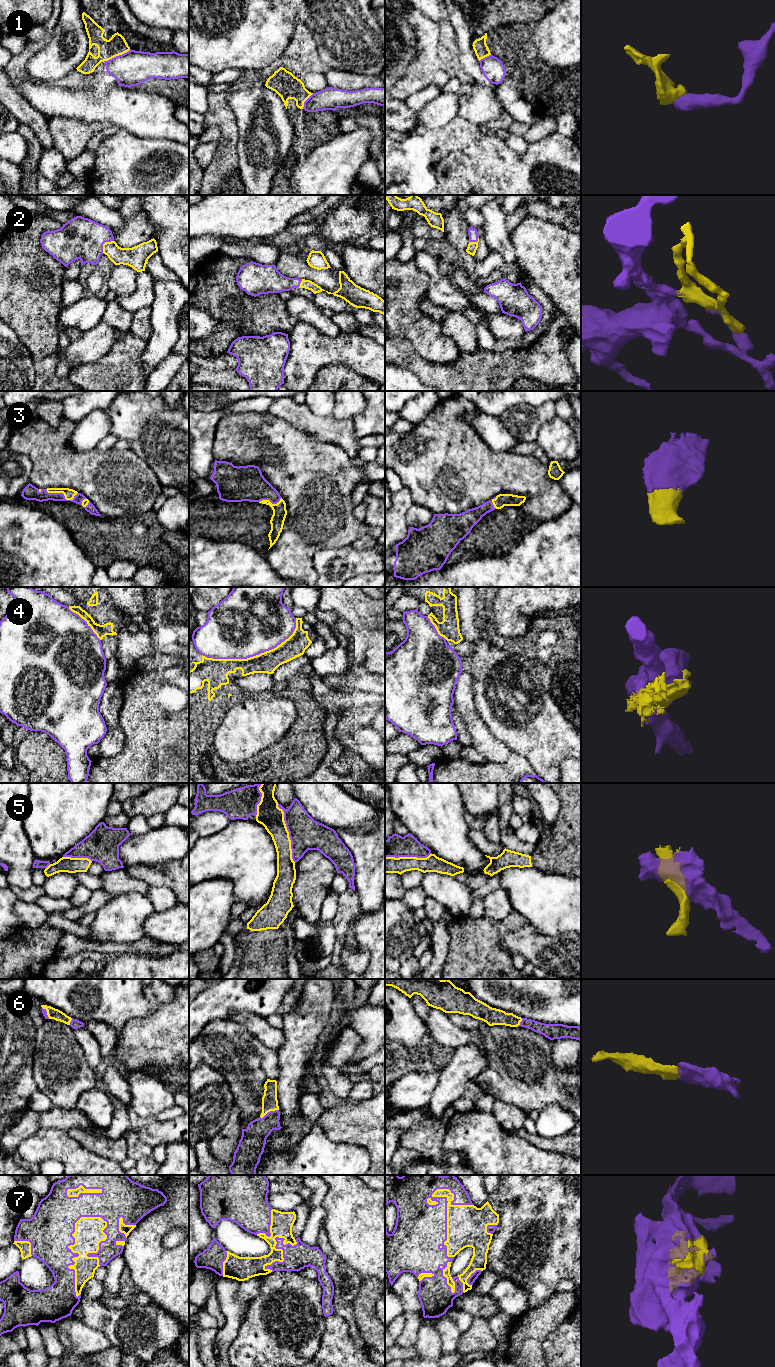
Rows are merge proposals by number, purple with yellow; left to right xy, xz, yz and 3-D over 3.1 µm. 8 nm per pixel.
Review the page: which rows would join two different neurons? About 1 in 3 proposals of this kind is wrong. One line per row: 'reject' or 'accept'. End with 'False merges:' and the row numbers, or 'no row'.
1: reject
2: accept
3: accept
4: reject
5: reject
6: accept
7: accept
False merges: 1, 4, 5

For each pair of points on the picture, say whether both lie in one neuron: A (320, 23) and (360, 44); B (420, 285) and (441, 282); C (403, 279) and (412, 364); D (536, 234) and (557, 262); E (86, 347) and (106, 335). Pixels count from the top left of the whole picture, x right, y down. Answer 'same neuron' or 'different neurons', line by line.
A: same neuron
B: different neurons
C: different neurons
D: same neuron
E: same neuron

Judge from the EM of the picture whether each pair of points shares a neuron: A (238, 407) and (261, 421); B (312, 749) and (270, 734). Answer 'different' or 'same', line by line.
A: different
B: different

